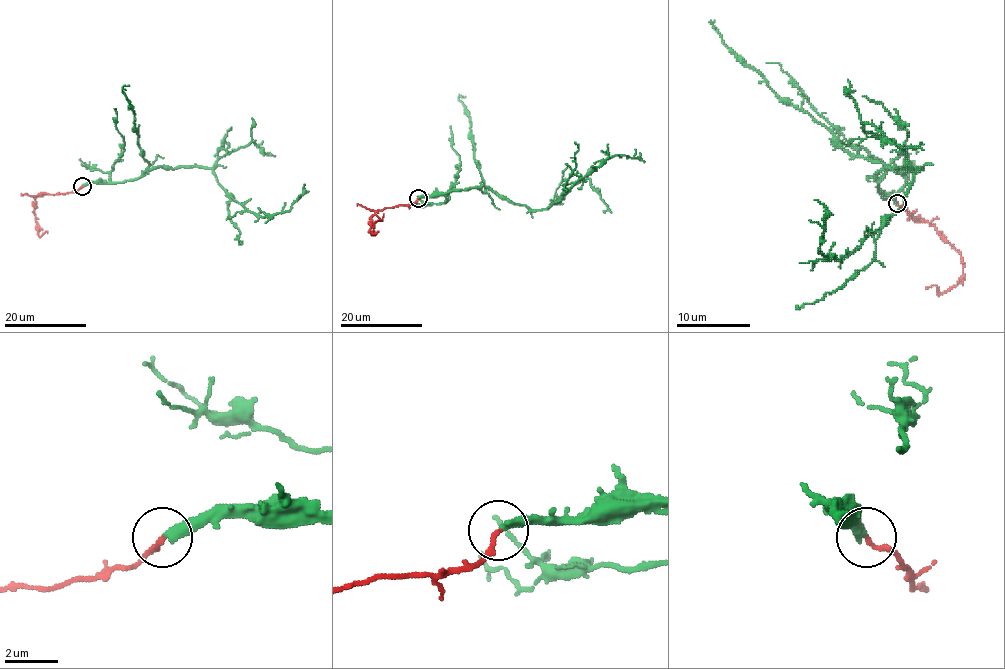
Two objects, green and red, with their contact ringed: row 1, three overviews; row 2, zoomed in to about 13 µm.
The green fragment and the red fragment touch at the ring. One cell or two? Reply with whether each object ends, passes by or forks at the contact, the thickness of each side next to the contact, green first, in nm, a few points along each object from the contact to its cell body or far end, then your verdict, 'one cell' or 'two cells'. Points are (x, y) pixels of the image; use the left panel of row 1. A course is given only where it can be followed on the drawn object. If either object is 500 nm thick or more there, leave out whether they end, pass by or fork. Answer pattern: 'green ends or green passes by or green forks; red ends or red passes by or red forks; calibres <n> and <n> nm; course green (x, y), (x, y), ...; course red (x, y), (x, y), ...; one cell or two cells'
green ends; red ends; calibres 320 and 170 nm; course green (82, 185), (122, 183), (158, 167), (210, 168), (233, 199), (259, 217), (270, 217), (287, 211), (304, 184); course red (82, 186), (78, 190), (42, 193), (35, 198), (37, 234), (47, 233); two cells

